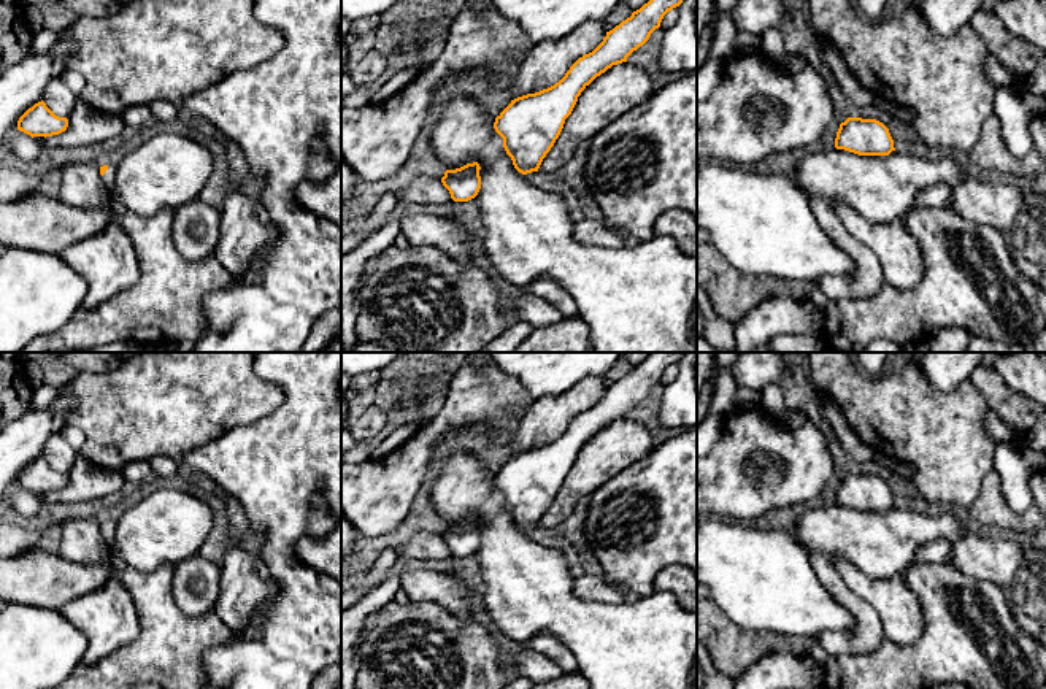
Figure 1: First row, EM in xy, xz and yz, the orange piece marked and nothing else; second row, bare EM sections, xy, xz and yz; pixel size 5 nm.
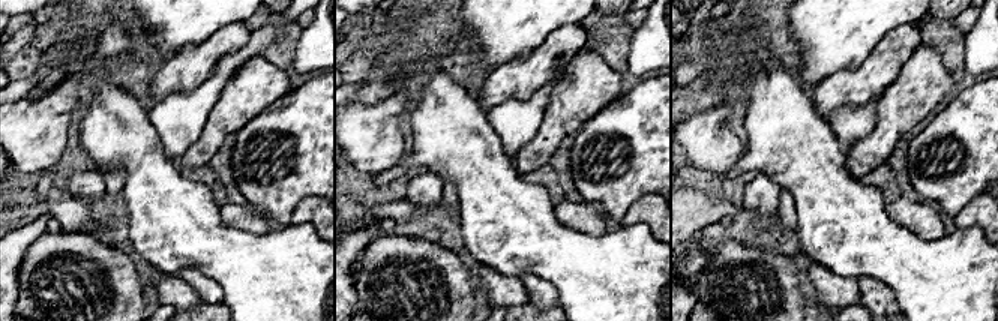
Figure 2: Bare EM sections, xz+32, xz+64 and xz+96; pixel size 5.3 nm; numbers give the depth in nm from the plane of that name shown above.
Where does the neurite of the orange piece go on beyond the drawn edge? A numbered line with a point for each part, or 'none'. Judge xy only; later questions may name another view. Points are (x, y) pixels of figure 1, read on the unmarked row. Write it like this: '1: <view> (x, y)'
1: xy (116, 562)

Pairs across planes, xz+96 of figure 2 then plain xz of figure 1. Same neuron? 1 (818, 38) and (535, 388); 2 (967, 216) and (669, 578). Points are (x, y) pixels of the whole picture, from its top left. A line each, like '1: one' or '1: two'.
1: one
2: one

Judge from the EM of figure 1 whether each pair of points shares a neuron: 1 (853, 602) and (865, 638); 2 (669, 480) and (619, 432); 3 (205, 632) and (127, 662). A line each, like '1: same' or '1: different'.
1: same
2: different
3: same

